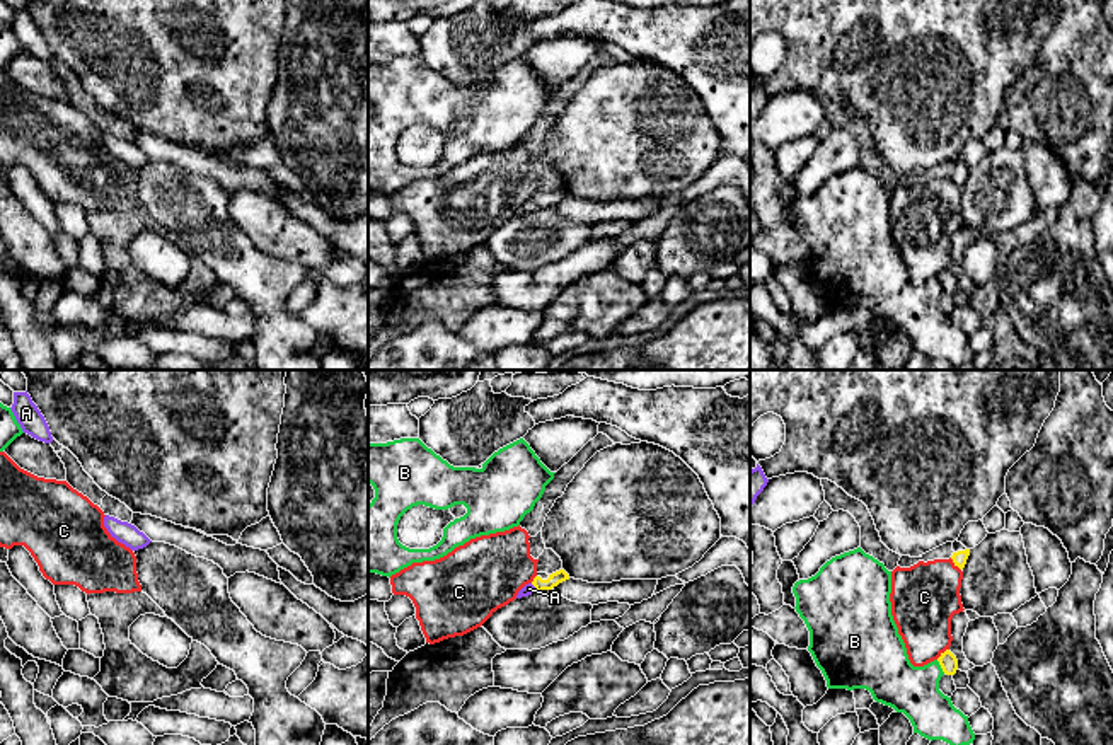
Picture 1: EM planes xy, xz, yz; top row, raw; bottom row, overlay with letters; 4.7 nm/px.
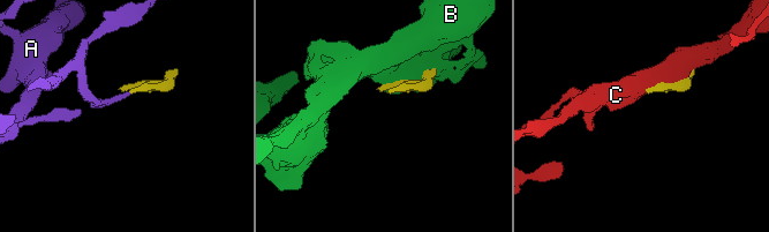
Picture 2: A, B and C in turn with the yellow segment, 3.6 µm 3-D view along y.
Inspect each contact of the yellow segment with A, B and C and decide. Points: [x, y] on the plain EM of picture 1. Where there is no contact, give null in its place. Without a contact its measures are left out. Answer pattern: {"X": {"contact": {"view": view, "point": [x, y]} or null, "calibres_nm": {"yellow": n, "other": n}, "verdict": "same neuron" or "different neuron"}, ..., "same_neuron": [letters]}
{"A": {"contact": {"view": "xz", "point": [534, 203]}, "calibres_nm": {"yellow": 60, "other": 50}, "verdict": "same neuron"}, "B": {"contact": {"view": "yz", "point": [941, 285]}, "calibres_nm": {"yellow": 90, "other": 240}, "verdict": "different neuron"}, "C": {"contact": {"view": "yz", "point": [955, 183]}, "calibres_nm": {"yellow": 70, "other": 320}, "verdict": "different neuron"}, "same_neuron": ["A"]}

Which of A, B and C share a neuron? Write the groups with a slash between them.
A / B / C

